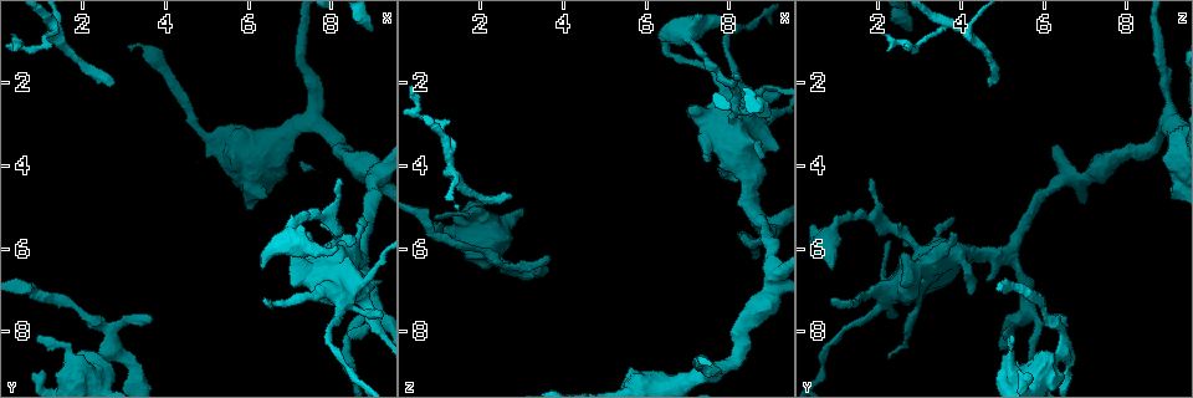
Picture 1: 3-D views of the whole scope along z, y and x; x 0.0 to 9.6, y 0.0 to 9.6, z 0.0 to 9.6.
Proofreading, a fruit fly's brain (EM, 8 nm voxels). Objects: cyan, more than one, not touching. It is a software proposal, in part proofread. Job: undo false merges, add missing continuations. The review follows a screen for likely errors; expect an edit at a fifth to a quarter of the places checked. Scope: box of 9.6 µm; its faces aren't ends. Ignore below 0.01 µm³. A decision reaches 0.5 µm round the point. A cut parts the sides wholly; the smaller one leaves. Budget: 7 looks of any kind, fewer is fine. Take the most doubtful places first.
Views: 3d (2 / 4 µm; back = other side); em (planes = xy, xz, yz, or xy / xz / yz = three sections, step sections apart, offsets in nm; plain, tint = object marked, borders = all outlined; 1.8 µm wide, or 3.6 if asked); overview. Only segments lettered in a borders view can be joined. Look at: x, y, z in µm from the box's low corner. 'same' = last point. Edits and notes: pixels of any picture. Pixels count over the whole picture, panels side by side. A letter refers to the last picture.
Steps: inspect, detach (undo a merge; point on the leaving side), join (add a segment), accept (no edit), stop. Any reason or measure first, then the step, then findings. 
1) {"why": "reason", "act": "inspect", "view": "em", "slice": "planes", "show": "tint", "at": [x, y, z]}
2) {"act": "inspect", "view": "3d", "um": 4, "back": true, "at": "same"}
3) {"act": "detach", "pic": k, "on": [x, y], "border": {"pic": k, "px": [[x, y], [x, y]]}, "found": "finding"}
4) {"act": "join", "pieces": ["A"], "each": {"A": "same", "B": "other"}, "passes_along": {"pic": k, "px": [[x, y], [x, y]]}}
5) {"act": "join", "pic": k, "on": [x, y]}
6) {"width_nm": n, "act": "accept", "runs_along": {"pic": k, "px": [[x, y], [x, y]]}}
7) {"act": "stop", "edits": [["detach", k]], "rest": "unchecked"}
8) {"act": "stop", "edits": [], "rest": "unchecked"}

{"why": "abrupt turn", "act": "inspect", "view": "em", "slice": "yz", "step": 8, "show": "tint", "at": [8.40, 7.30, 2.25]}

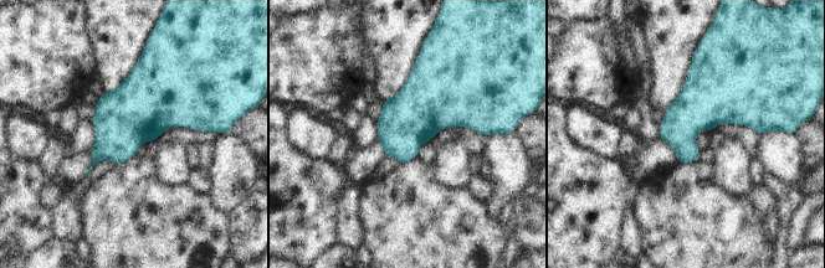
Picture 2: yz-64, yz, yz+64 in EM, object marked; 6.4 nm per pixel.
{"act": "inspect", "view": "em", "slice": "planes", "show": "borders", "at": "same"}

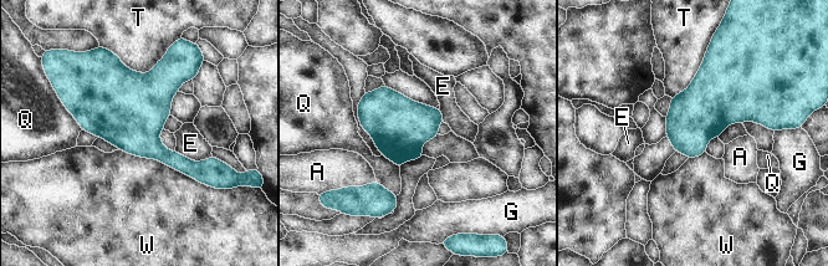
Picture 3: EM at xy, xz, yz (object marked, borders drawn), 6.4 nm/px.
{"act": "accept", "each": {"A": "other", "E": "other", "G": "other", "Q": "other", "T": "other", "W": "other"}, "border": {"pic": 3, "px": [[119, 149], [154, 158], [208, 185]]}, "found": "continuous, no second neuron"}

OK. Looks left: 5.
{"why": "branch stops here", "act": "inspect", "view": "3d", "um": 2, "at": [3.60, 7.65, 6.15]}

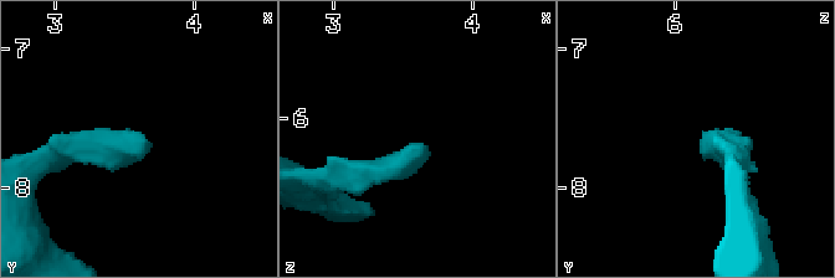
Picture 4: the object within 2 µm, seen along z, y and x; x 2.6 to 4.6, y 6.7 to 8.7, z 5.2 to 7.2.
{"act": "inspect", "view": "em", "um": 3.6, "slice": "planes", "show": "borders", "at": [3.64, 7.66, 6.16]}

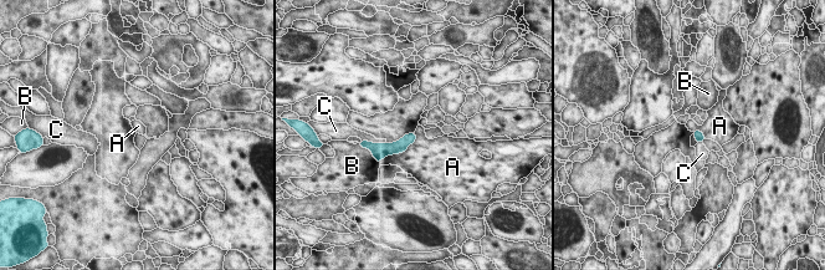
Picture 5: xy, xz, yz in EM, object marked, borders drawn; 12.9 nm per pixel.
{"width_nm": 130, "act": "accept", "each": {"A": "other", "B": "other", "C": "other"}, "border": {"pic": 5, "px": [[416, 134], [404, 151], [380, 159]]}, "found": "no lettered segment goes on from it"}

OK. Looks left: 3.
{"why": "branch stops here", "act": "inspect", "view": "em", "slice": "xy", "step": 16, "show": "borders", "at": [8.80, 5.45, 3.85]}

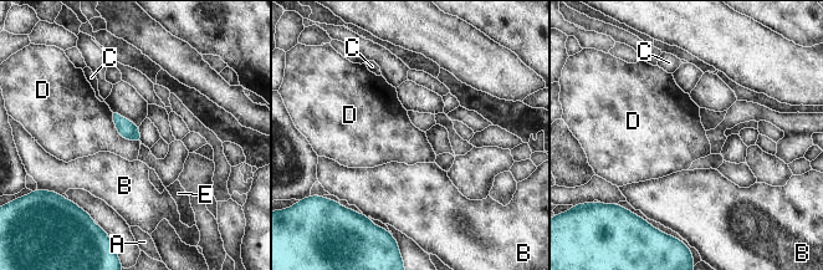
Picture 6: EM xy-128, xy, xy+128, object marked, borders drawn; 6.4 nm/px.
{"why": "another direction", "act": "inspect", "view": "em", "slice": "planes", "show": "borders", "at": "same"}

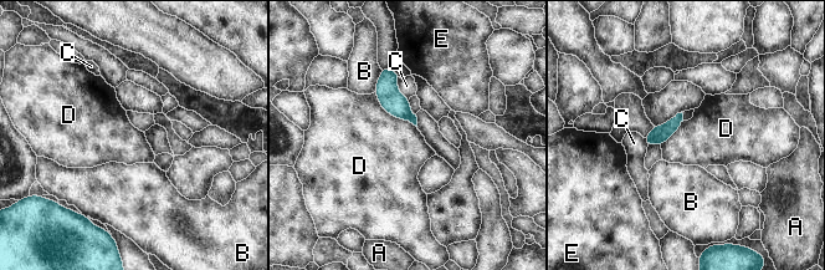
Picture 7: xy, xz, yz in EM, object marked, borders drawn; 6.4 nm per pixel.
{"longest_contact_nm": ["D", 360], "act": "accept", "each": {"A": "other", "B": "other", "C": "other", "D": "other", "E": "other"}, "found": "none of them fits"}

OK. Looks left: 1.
{"act": "stop", "edits": [], "rest": "unchecked"}

